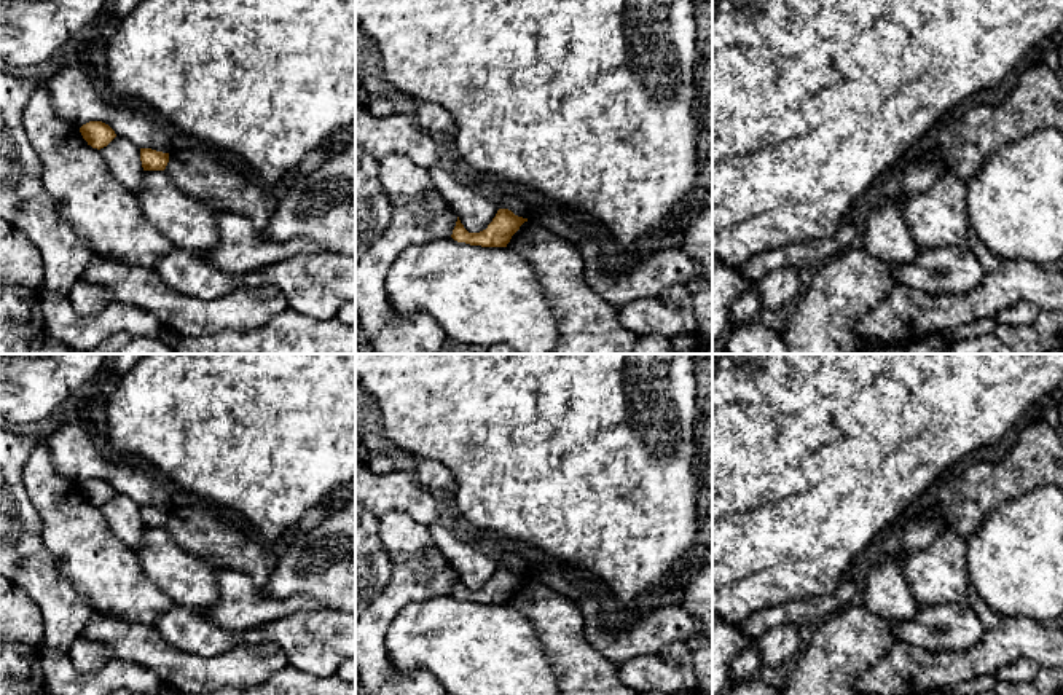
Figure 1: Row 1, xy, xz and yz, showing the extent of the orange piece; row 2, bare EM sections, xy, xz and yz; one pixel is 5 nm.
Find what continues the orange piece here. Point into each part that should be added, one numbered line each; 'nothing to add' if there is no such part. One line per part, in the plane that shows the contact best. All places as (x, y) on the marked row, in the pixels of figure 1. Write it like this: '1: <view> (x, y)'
nothing to add

